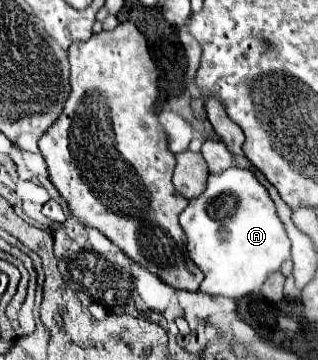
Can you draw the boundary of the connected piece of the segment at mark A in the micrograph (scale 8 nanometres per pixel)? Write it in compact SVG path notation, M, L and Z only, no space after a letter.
M229 167L219 175L209 175L203 193L189 199L189 205L179 215L179 223L187 237L187 255L205 275L199 287L201 293L223 295L231 299L257 293L267 273L279 271L283 261L291 259L291 241L283 229L283 223L277 217L275 203L271 201L267 189L247 169Z

